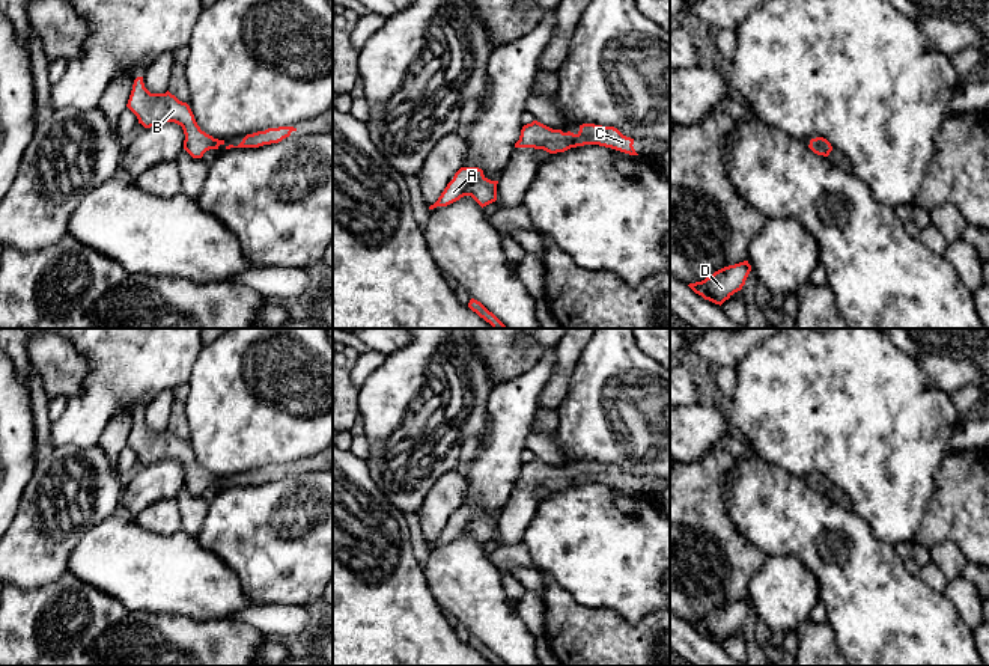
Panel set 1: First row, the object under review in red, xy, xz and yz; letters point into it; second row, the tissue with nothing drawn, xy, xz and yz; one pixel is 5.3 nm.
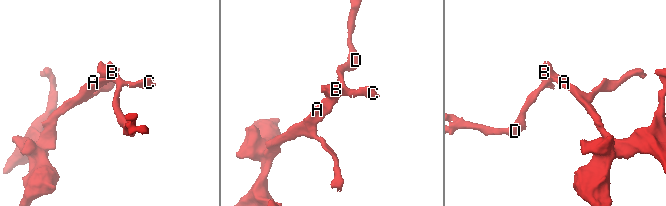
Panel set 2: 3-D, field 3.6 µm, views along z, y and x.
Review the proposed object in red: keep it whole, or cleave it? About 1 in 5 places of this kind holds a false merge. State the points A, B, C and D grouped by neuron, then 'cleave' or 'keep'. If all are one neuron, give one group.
A B C D; keep

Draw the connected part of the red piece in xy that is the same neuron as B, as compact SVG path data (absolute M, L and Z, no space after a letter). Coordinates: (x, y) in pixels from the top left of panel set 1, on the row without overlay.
M143 414L134 417L126 445L145 466L166 460L181 463L185 472L184 487L193 496L202 496L206 488L224 482L224 478L214 476L200 467L187 440L179 438L169 428L166 431L151 431L145 425Z

